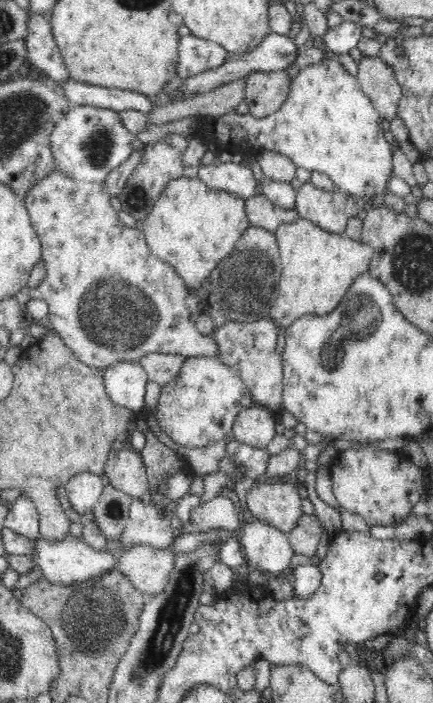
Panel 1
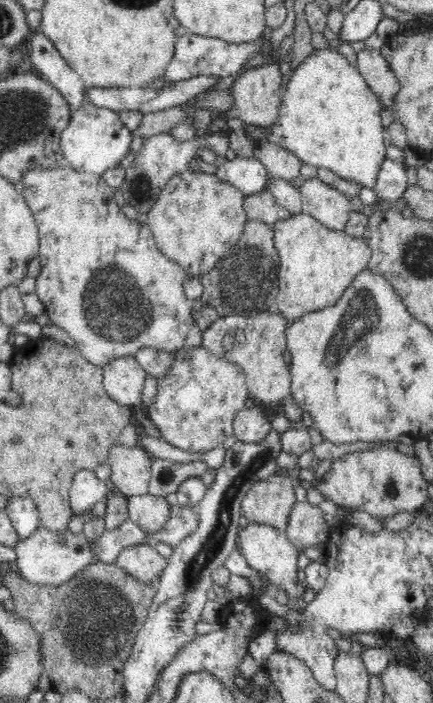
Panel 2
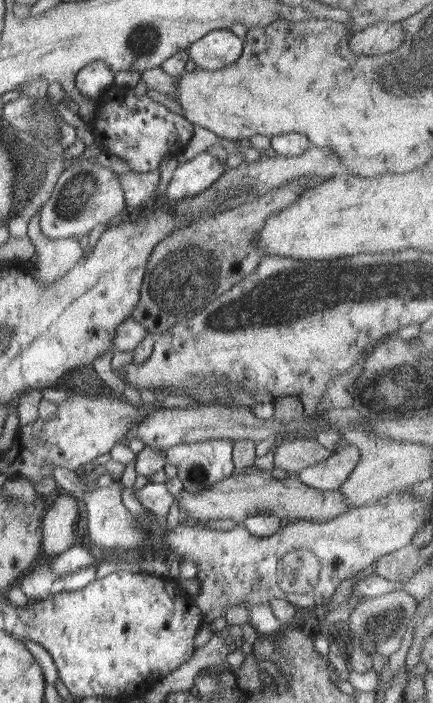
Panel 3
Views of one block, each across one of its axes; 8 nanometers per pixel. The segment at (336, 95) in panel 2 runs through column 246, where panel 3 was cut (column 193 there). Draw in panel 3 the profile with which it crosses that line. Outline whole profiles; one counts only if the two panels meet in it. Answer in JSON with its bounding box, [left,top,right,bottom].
[90,84,194,173]

